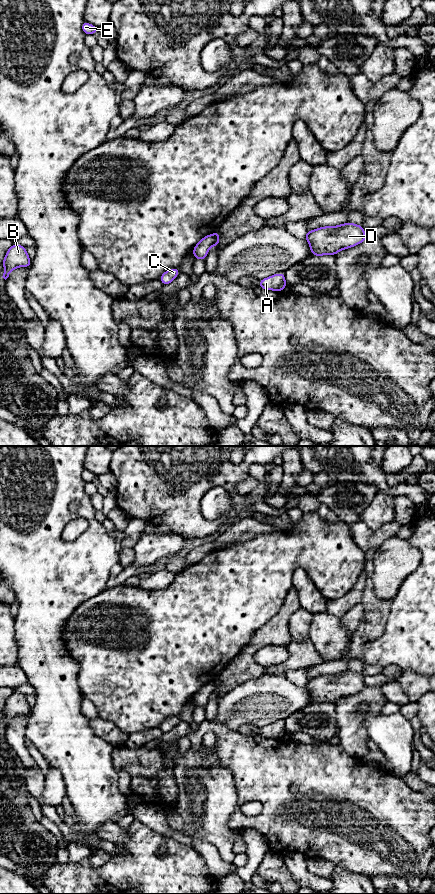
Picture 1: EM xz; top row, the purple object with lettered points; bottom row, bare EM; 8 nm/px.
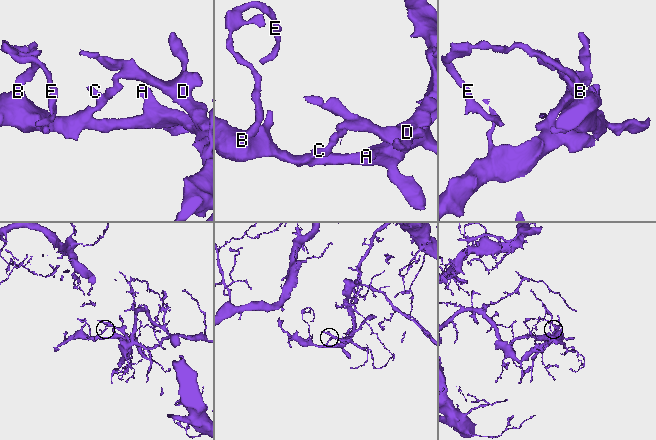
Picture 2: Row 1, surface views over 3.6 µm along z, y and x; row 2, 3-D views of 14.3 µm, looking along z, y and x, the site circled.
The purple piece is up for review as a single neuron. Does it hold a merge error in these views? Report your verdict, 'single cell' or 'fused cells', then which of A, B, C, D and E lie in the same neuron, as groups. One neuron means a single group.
fused cells | A B C E / D

